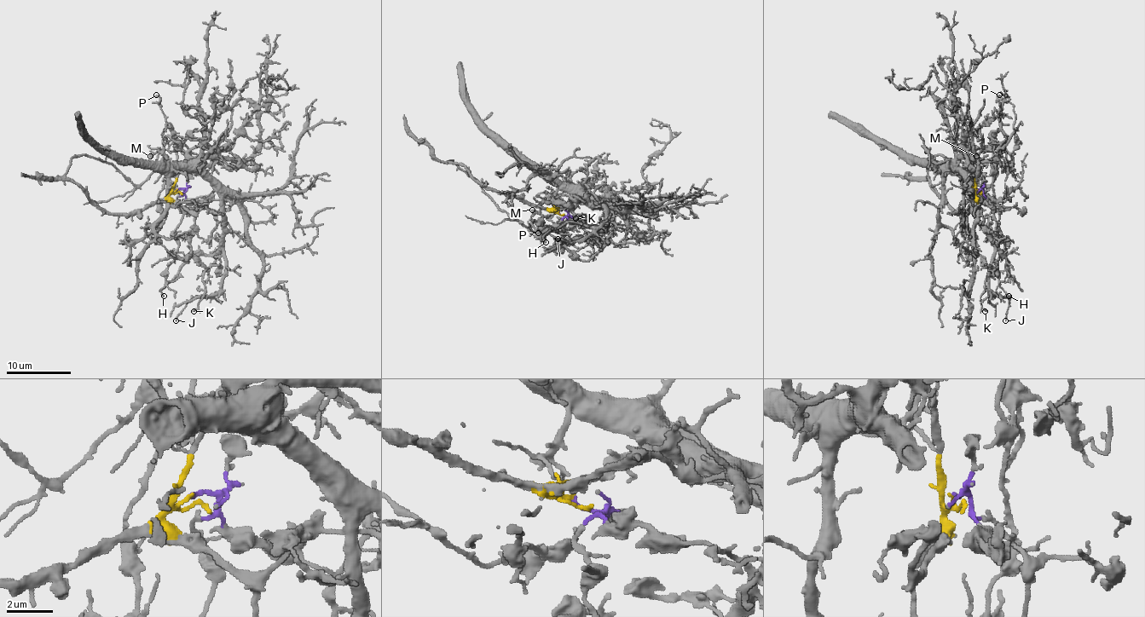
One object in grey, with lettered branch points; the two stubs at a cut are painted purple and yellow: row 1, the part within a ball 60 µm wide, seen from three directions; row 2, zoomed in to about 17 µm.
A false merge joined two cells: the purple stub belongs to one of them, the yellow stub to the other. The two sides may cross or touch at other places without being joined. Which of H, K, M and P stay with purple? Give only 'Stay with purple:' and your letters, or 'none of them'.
Stay with purple: H

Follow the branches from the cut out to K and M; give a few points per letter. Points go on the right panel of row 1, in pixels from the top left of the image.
K: (979, 190), (968, 217), (968, 228), (974, 237), (976, 250), (987, 268), (980, 300), (980, 306), (985, 311)
M: (979, 190), (957, 212), (928, 175), (928, 159), (940, 154), (989, 185), (997, 164), (991, 151), (976, 156)

